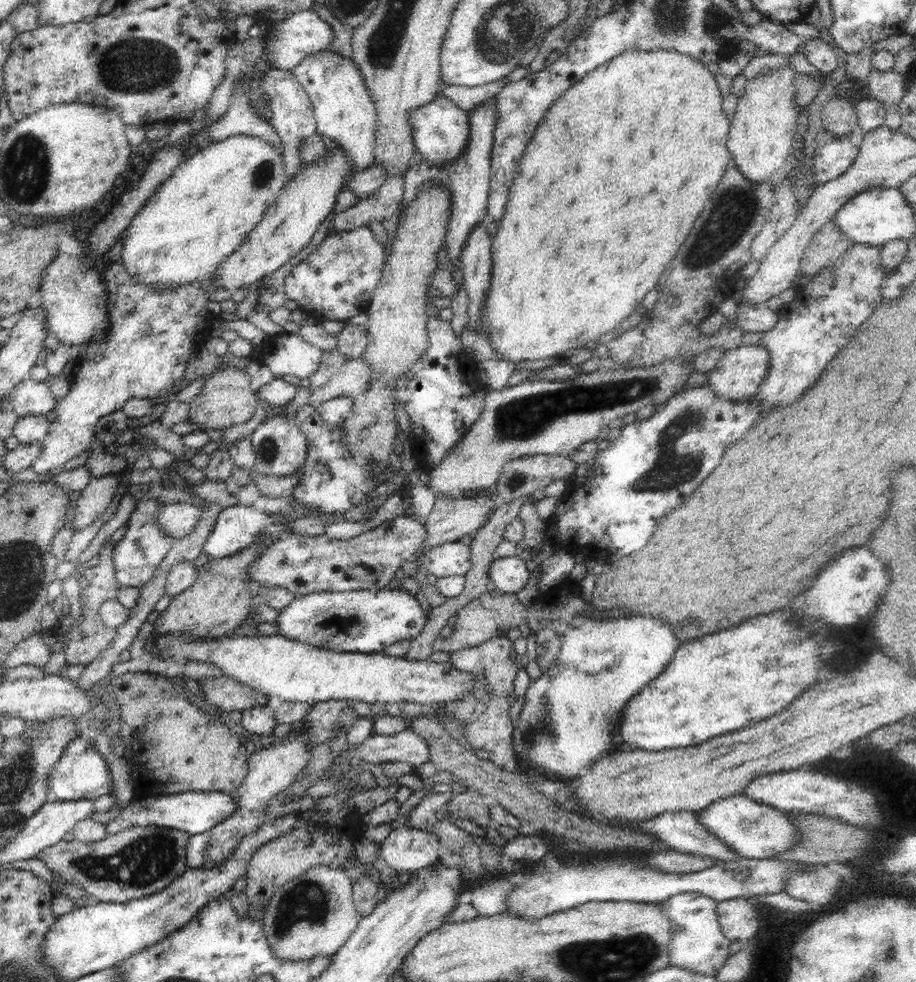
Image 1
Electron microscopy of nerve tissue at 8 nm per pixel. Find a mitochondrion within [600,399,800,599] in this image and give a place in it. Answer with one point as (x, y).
(676, 469)

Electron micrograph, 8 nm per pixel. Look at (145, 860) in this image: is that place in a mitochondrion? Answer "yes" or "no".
yes

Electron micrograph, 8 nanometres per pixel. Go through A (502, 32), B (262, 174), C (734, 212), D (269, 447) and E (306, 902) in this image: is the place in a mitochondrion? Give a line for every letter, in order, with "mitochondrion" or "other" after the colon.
A: mitochondrion
B: mitochondrion
C: mitochondrion
D: mitochondrion
E: mitochondrion

